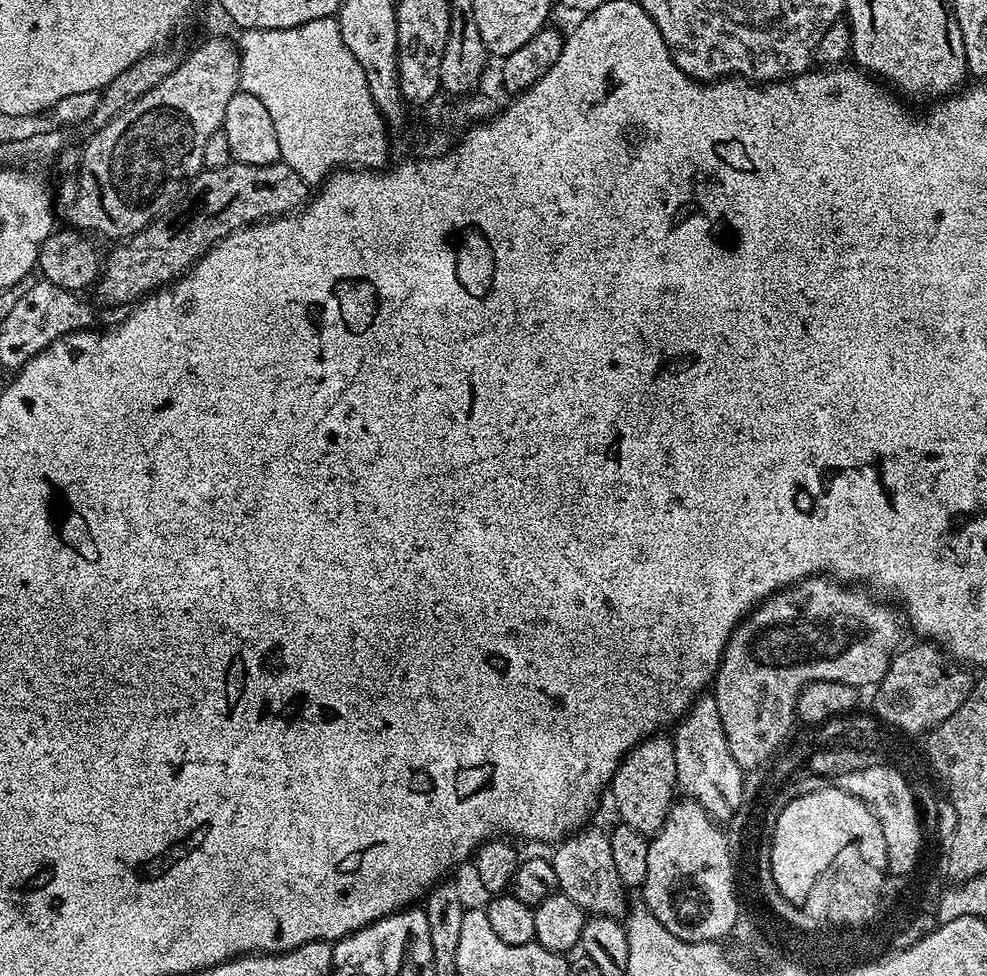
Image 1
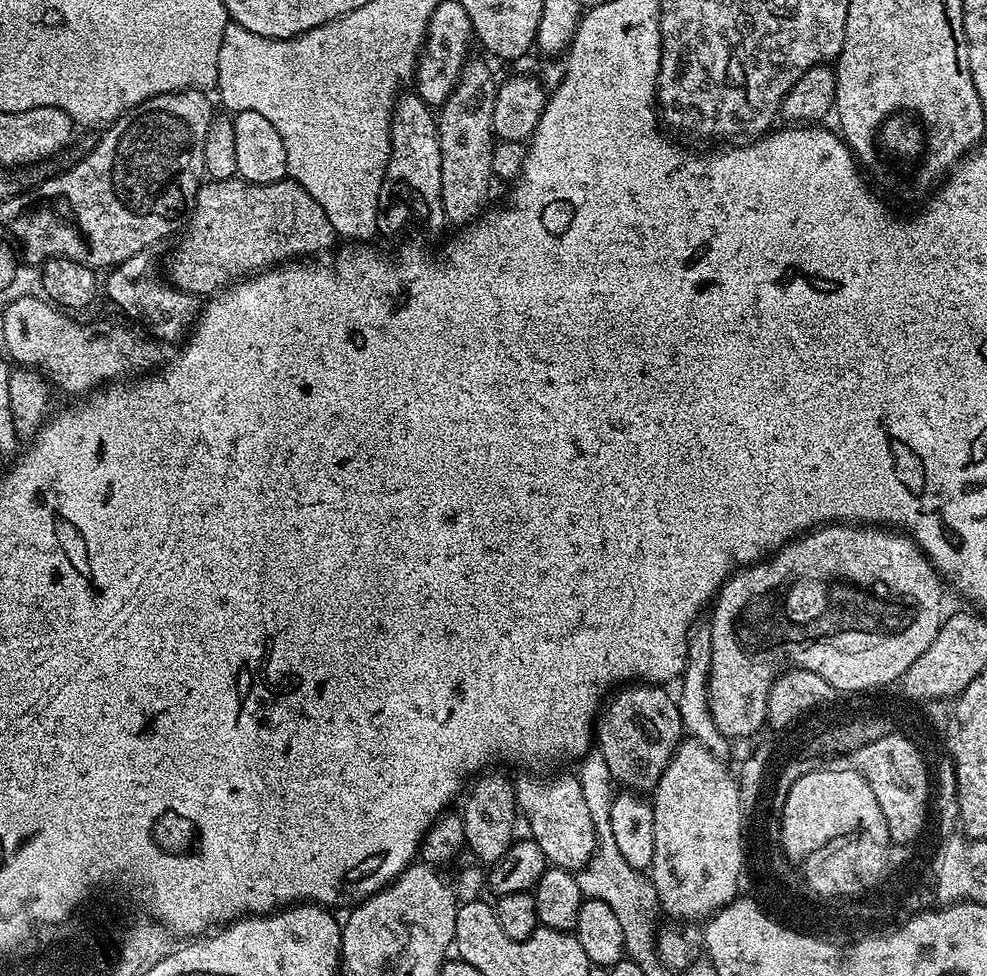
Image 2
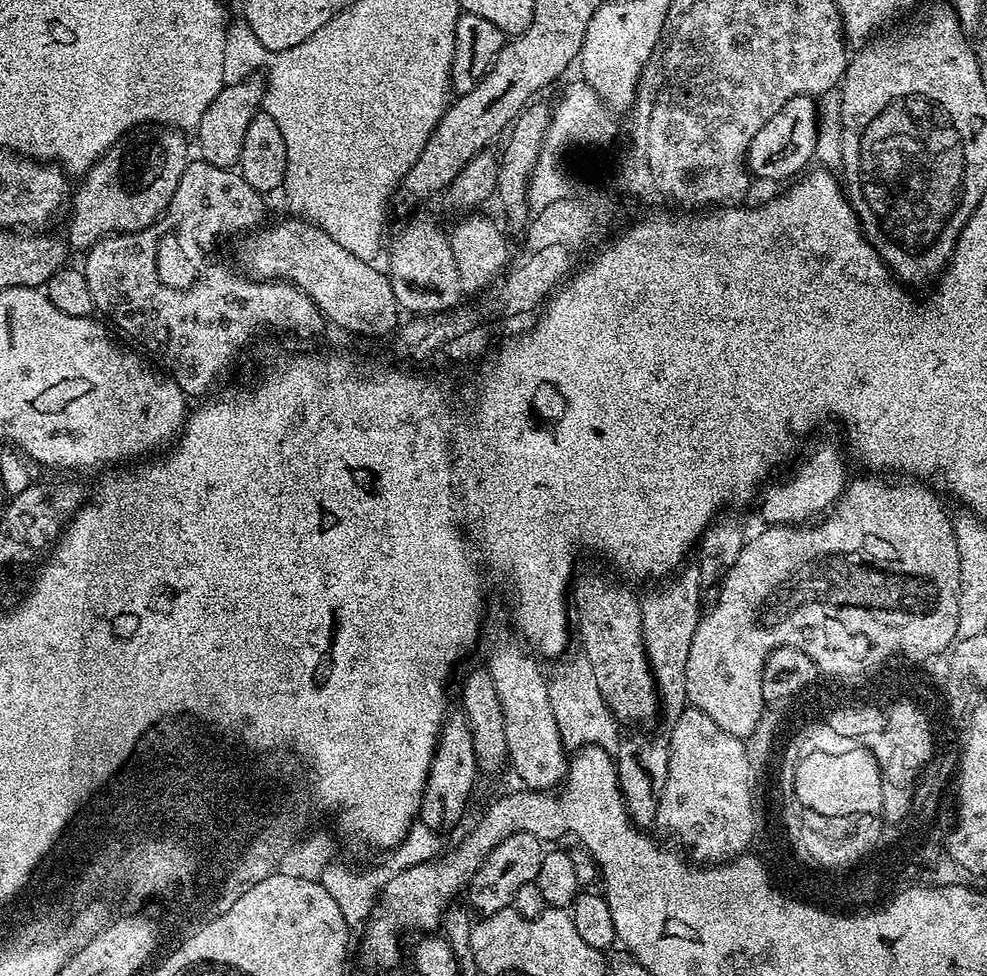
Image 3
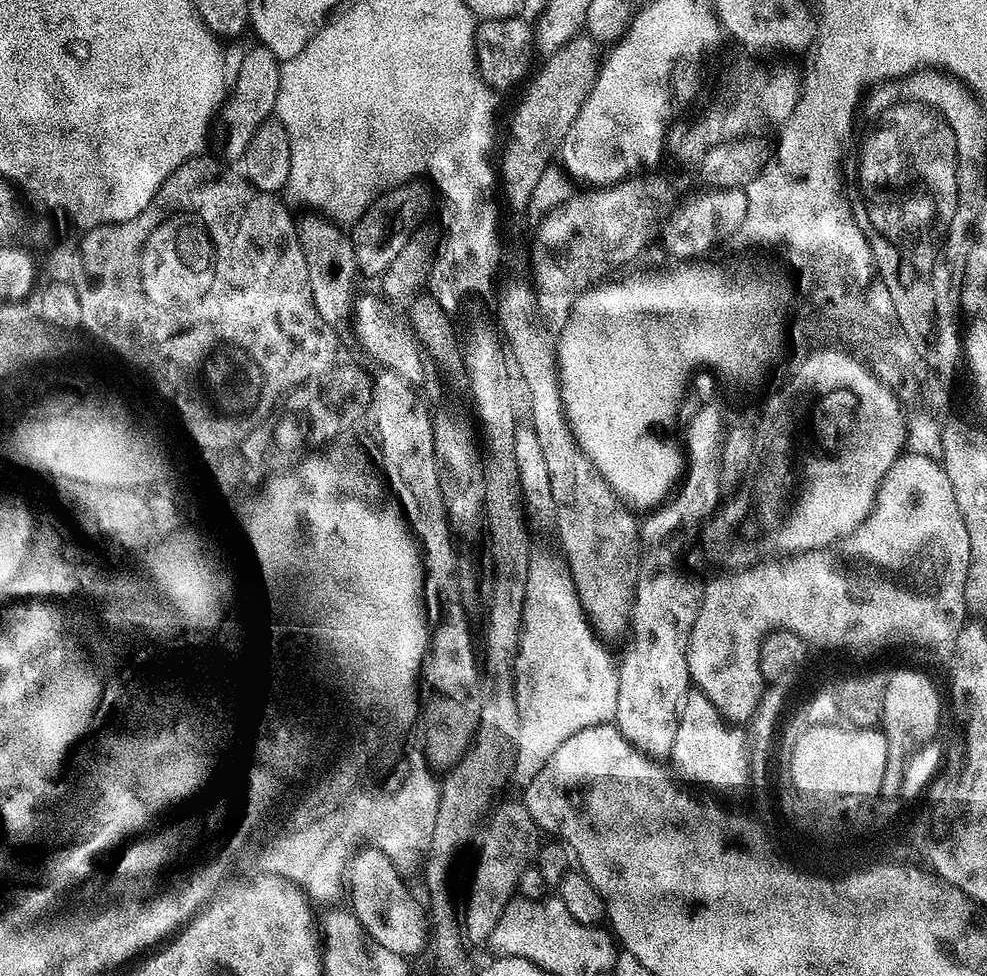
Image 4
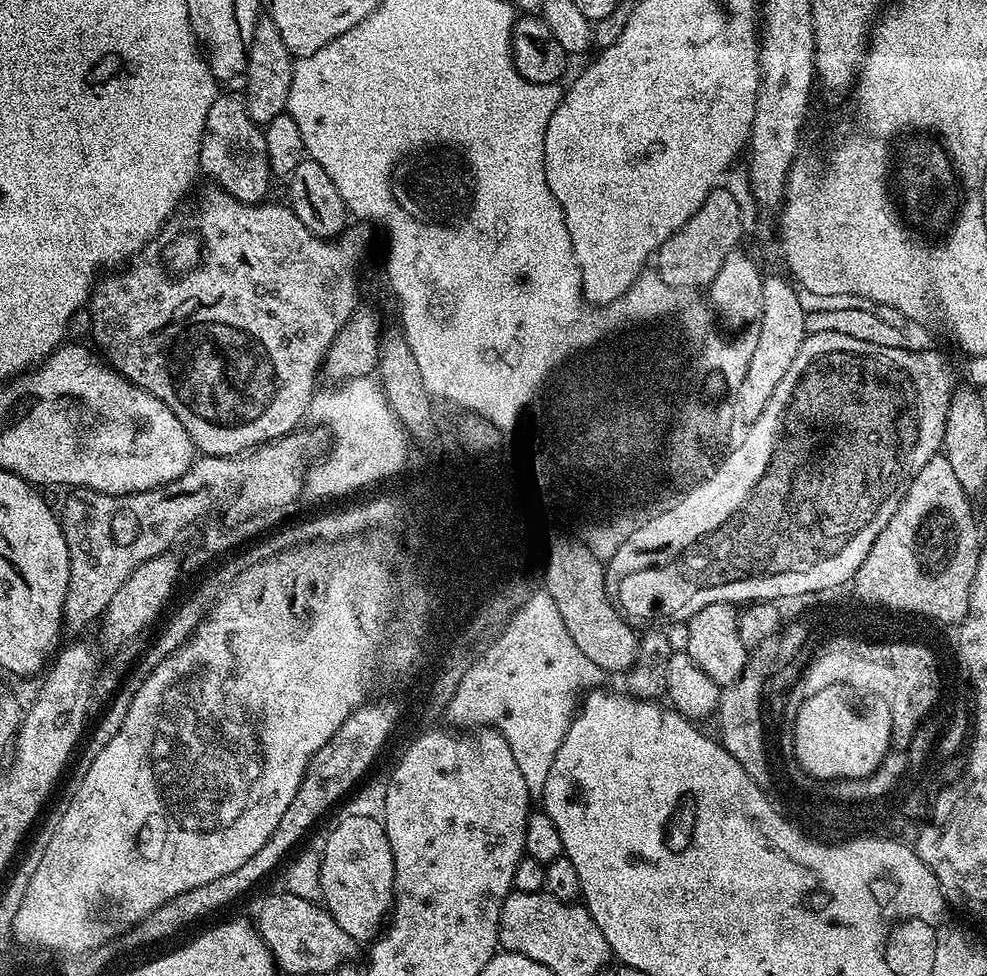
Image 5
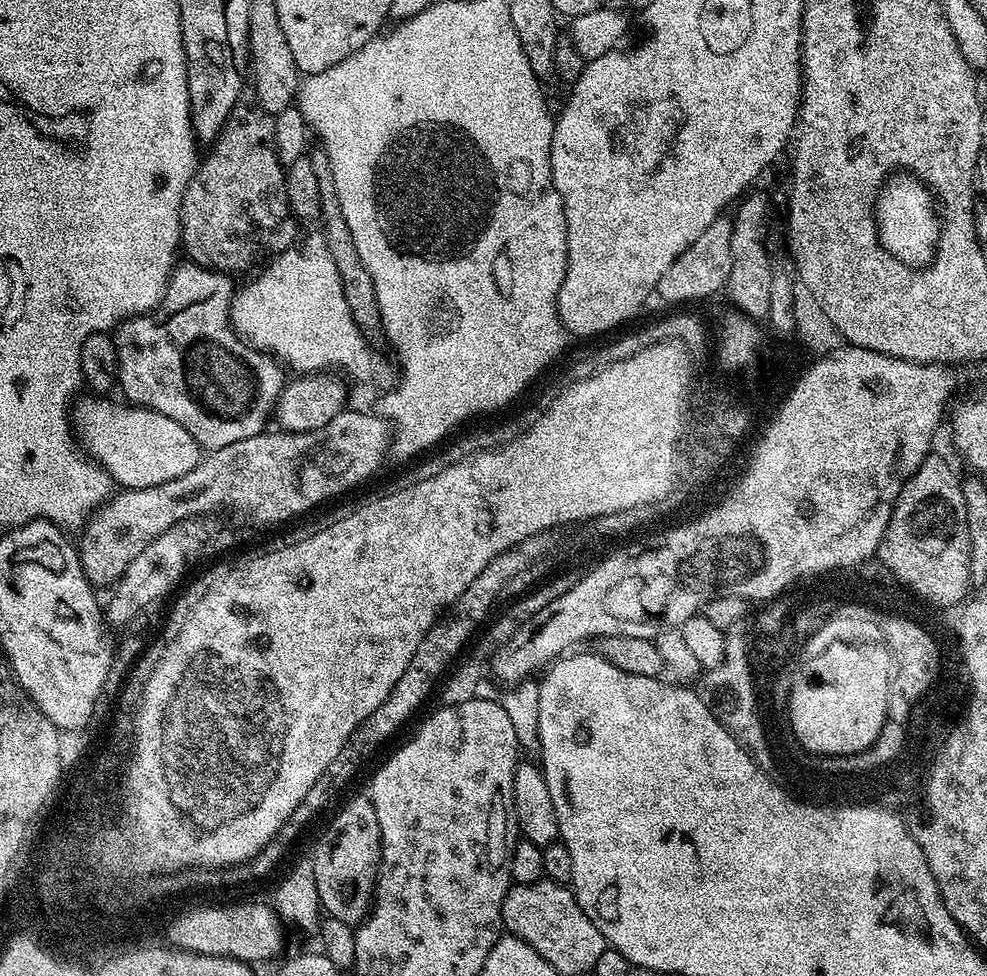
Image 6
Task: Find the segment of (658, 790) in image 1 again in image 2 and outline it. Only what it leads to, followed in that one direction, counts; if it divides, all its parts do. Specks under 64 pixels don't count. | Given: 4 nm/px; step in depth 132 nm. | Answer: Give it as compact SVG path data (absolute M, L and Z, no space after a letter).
M632 682L607 697L594 726L594 740L617 785L637 794L648 794L662 778L670 758L685 735L675 695L658 684Z

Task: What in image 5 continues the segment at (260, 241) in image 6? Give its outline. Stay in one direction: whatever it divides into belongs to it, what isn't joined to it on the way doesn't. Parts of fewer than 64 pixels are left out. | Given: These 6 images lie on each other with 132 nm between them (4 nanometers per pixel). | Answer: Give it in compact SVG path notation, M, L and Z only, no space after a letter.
M221 91L206 114L206 126L200 143L199 171L209 176L211 183L226 194L247 204L265 199L268 183L274 180L268 164L264 128L250 118L243 95Z

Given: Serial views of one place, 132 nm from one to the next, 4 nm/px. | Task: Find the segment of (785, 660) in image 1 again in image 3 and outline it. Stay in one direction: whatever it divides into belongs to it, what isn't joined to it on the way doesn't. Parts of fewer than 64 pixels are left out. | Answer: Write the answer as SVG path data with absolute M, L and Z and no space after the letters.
M868 478L872 480L856 480L853 479L851 483L847 485L848 489L840 496L840 501L836 504L836 509L829 514L828 517L825 515L823 518L817 519L815 522L801 522L797 525L794 524L774 524L771 526L761 527L761 532L756 537L749 539L745 543L744 549L738 554L738 562L734 562L728 568L724 574L724 579L720 581L718 585L718 591L715 593L716 605L712 609L703 613L700 625L694 630L692 635L692 641L690 642L690 654L686 658L686 694L688 695L689 705L695 706L698 710L702 710L702 714L706 714L706 718L714 718L716 725L722 730L727 732L734 732L737 734L749 734L755 730L758 726L760 716L763 714L763 696L762 696L762 676L763 668L766 666L767 658L776 648L780 647L794 647L802 651L803 654L813 659L818 667L824 673L838 674L839 672L851 672L856 674L862 674L865 672L865 662L875 661L880 664L879 666L885 665L886 660L891 661L896 658L898 654L903 651L904 653L910 654L910 658L930 658L932 654L938 654L939 652L946 651L951 647L954 640L956 640L956 631L958 630L958 614L961 612L961 606L959 604L960 592L959 592L959 552L958 542L955 536L955 526L953 524L953 517L948 514L947 510L944 509L944 504L939 495L929 485L923 482L908 482L912 484L887 484L887 479L884 478Z

